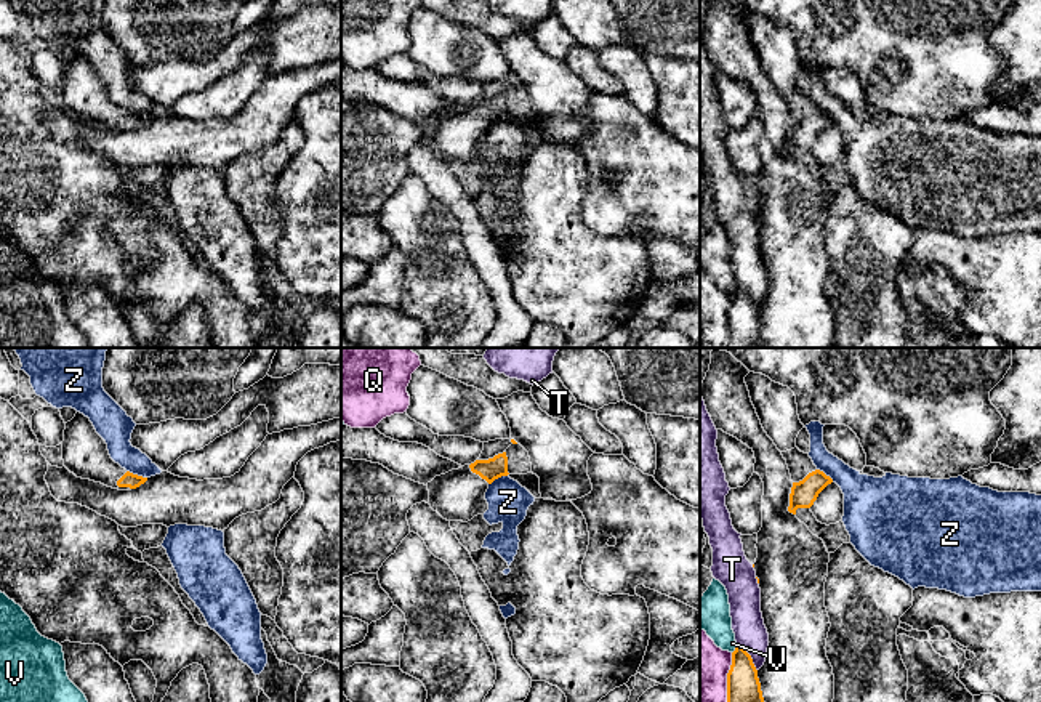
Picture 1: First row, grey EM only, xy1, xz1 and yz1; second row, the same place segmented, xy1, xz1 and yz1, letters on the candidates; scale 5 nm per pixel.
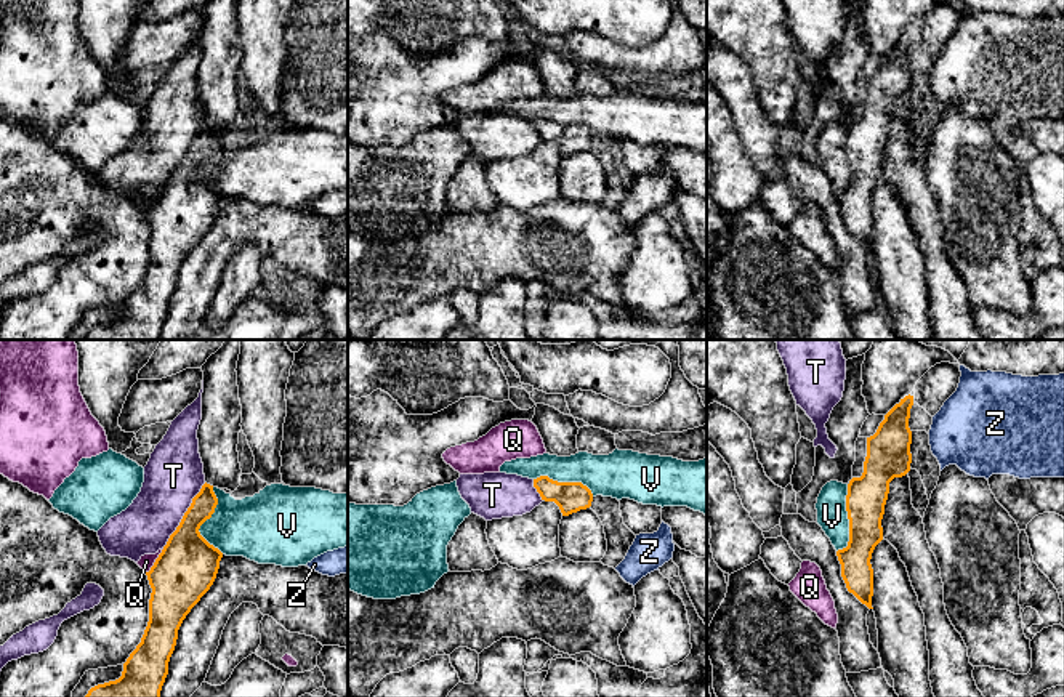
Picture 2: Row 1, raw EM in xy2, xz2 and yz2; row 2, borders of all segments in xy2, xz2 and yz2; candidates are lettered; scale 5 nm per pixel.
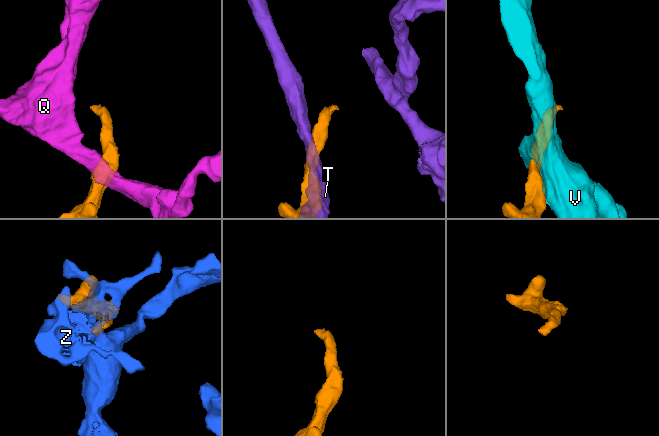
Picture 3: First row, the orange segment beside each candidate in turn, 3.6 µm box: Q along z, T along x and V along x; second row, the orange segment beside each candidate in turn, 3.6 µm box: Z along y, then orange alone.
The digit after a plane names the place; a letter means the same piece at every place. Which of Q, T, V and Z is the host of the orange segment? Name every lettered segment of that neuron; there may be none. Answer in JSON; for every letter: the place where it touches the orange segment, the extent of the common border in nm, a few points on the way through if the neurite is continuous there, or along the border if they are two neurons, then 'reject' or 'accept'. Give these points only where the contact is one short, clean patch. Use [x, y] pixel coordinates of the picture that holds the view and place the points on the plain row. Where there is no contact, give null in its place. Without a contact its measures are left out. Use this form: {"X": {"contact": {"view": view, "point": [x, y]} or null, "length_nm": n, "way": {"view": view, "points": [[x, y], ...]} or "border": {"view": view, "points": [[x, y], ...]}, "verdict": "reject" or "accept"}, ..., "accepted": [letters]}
{"Q": {"contact": {"view": "yz1", "point": [727, 321]}, "length_nm": 280, "border": {"view": "yz1", "points": [[732, 294], [726, 346]]}, "verdict": "reject"}, "T": {"contact": {"view": "xy2", "point": [185, 156]}, "length_nm": 400, "verdict": "reject"}, "V": {"contact": {"view": "yz2", "point": [848, 159]}, "length_nm": 340, "border": {"view": "yz2", "points": [[848, 125], [848, 185], [837, 193]]}, "verdict": "reject"}, "Z": {"contact": {"view": "xy1", "point": [136, 116]}, "length_nm": 110, "border": {"view": "xy1", "points": [[127, 111], [146, 119]]}, "verdict": "reject"}, "accepted": []}

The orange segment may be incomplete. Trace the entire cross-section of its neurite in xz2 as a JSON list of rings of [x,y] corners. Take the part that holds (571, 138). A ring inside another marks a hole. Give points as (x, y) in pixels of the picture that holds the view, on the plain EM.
[[[540,117],[534,120],[534,128],[540,135],[542,141],[554,143],[562,157],[586,151],[593,143],[591,131],[582,123],[558,123],[548,117]]]

